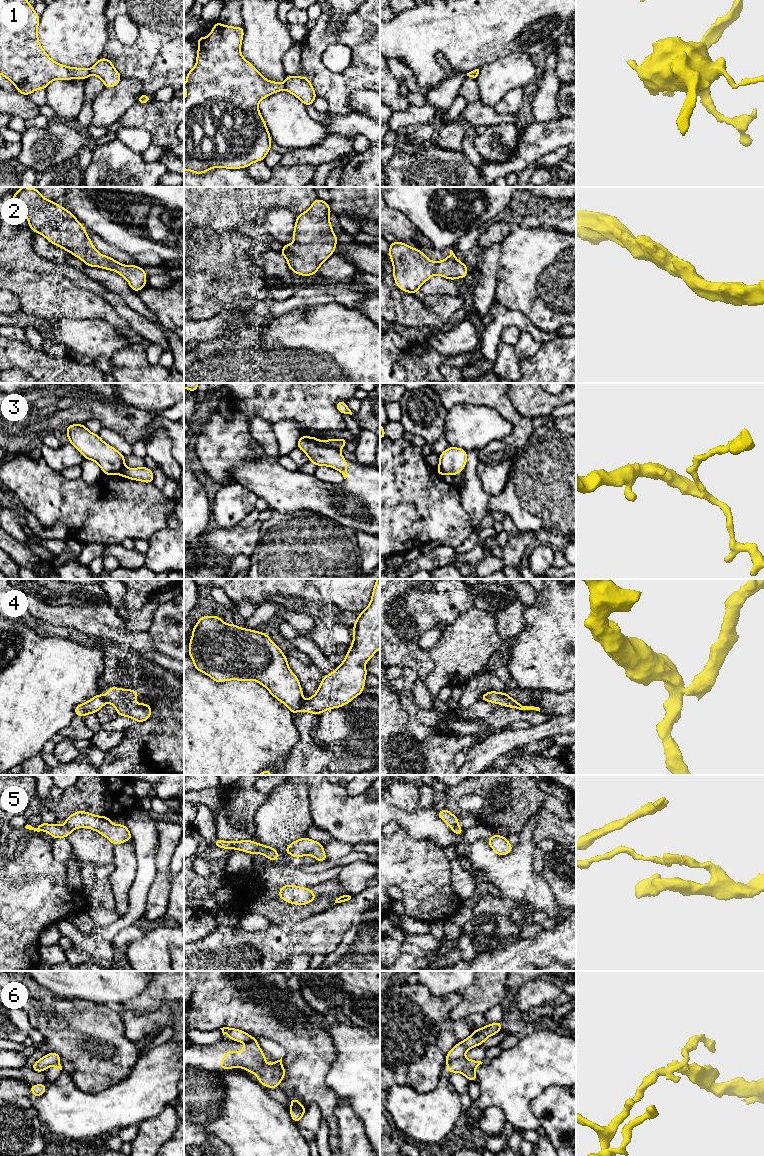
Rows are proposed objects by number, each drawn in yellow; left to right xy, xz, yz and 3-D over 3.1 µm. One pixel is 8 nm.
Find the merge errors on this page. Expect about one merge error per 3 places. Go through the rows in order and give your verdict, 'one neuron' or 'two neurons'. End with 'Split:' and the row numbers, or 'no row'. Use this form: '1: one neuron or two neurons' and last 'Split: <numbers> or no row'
1: two neurons
2: one neuron
3: two neurons
4: two neurons
5: two neurons
6: two neurons
Split: 1, 3, 4, 5, 6

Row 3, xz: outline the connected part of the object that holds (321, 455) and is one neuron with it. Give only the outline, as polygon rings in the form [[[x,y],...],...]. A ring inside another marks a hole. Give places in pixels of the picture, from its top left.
[[[301,435],[298,439],[297,448],[302,450],[309,458],[309,462],[318,466],[328,466],[338,470],[347,478],[347,460],[335,448],[320,445],[312,435],[305,437]]]

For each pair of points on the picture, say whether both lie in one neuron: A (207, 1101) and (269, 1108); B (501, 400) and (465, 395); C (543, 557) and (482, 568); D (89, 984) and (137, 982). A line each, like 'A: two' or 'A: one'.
A: two
B: one
C: two
D: one

